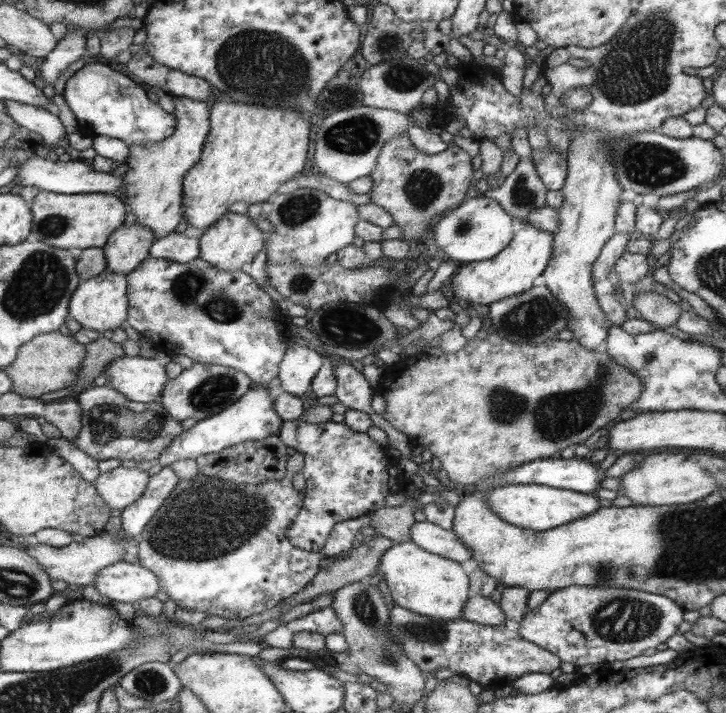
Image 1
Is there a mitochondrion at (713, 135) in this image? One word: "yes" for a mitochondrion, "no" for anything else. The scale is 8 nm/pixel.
no

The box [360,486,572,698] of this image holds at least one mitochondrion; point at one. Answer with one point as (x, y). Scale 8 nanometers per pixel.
(424, 631)

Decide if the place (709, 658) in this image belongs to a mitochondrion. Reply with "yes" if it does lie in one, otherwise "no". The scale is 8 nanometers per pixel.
no

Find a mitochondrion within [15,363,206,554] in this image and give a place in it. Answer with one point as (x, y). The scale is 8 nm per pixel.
(105, 422)

